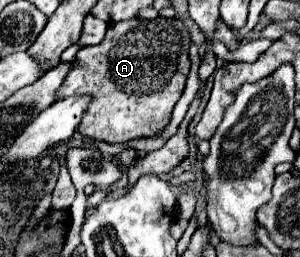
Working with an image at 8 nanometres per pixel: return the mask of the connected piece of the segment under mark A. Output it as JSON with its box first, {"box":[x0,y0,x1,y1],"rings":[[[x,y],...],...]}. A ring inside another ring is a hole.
{"box":[55,16,189,144],"rings":[[[161,16],[153,20],[121,20],[107,28],[107,34],[101,44],[85,46],[77,52],[71,64],[71,72],[61,84],[55,102],[69,96],[91,96],[89,108],[83,112],[83,118],[77,126],[77,132],[81,136],[103,140],[109,144],[125,144],[139,138],[151,138],[169,124],[171,112],[183,94],[189,66],[189,32],[181,20]]]}

